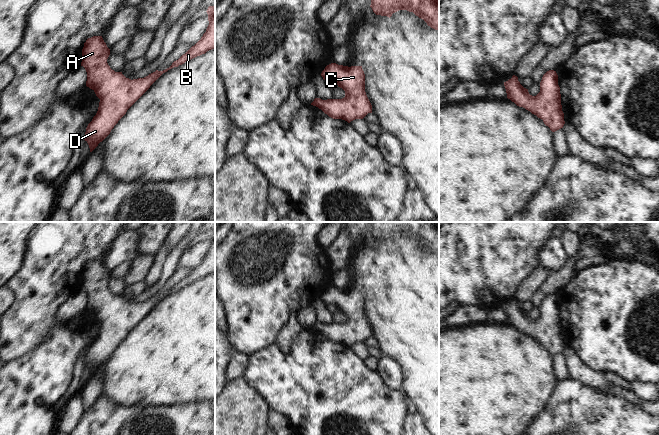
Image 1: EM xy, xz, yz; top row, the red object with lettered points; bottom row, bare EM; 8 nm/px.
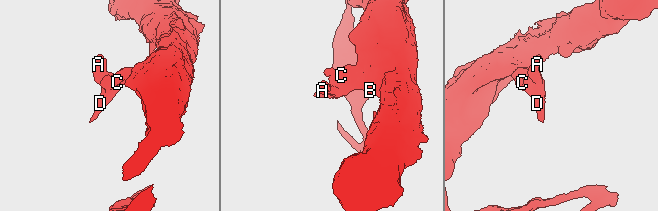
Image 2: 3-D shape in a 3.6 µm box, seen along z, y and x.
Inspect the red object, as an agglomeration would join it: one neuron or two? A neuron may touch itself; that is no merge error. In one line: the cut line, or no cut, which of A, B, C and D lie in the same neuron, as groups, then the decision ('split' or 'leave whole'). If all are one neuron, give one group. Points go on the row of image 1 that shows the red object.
no cut; A B C D; leave whole

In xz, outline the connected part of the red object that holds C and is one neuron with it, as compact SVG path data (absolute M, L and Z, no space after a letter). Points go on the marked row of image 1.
M331 63L325 67L321 76L325 81L332 79L345 91L342 99L322 100L315 98L311 105L318 107L333 119L350 123L363 119L372 113L372 105L365 92L365 74L362 66L343 66Z

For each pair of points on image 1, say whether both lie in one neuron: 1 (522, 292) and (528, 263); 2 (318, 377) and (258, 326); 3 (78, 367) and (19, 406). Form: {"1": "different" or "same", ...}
{"1": "different", "2": "different", "3": "different"}

